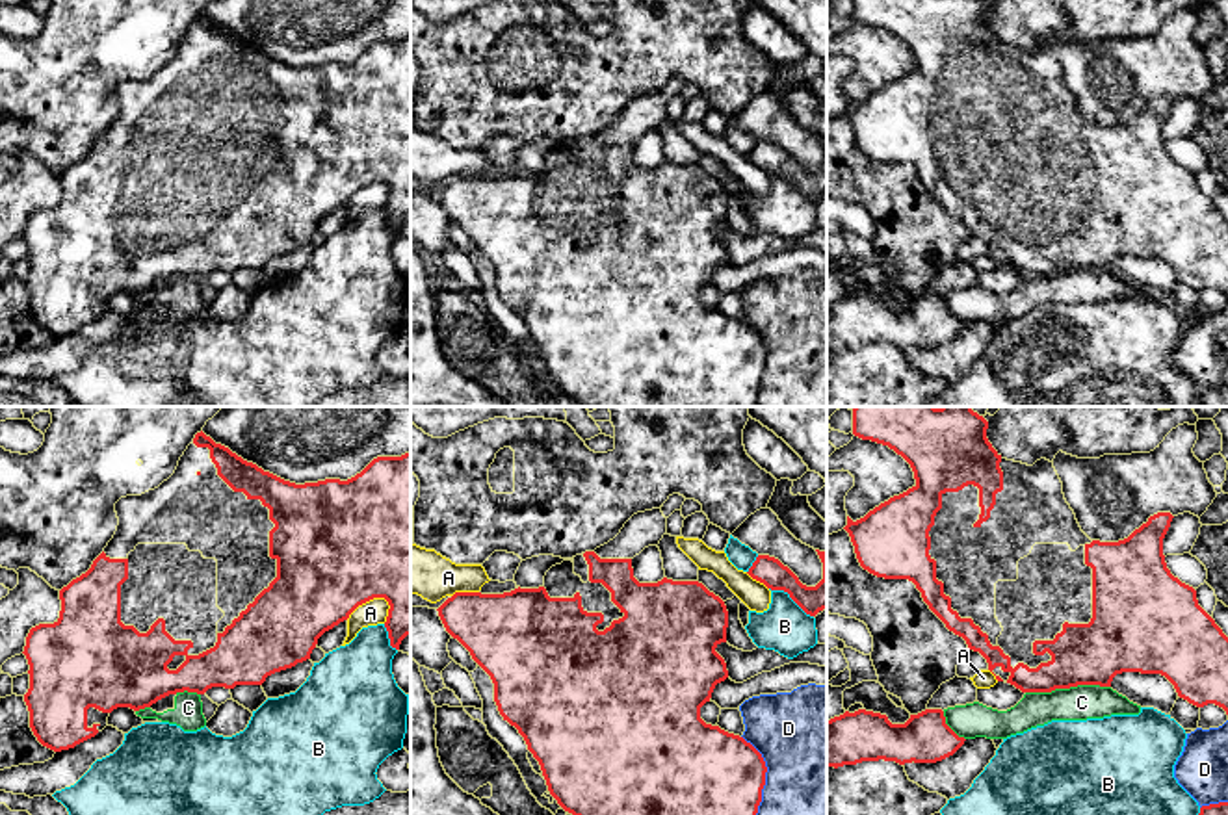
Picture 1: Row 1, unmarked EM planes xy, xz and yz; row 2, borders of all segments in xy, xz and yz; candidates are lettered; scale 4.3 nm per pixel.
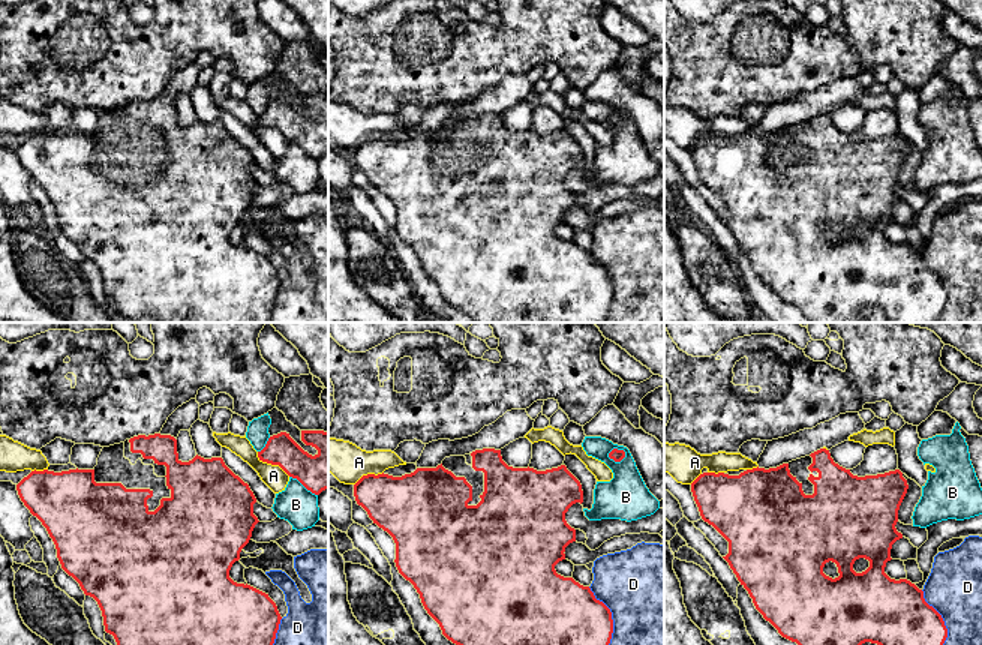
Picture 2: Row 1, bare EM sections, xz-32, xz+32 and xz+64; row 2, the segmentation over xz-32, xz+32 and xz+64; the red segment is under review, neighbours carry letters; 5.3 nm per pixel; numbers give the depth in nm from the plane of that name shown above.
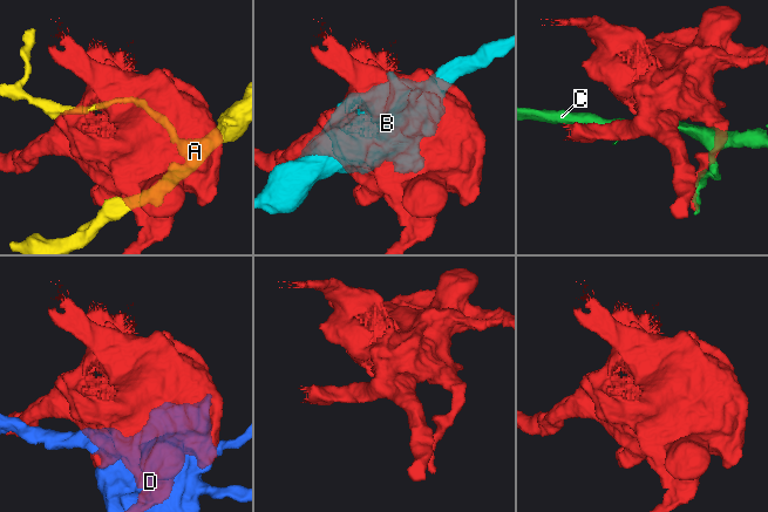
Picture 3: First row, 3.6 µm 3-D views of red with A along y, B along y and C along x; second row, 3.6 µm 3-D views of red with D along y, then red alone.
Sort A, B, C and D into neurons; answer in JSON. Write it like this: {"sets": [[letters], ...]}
{"sets": [["A"], ["B"], ["C"], ["D"]]}

